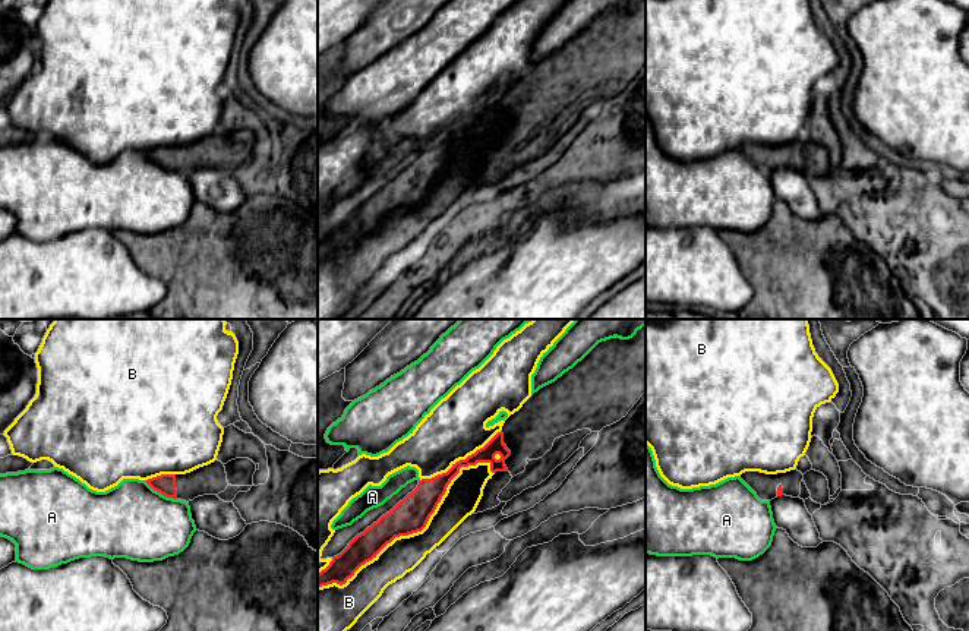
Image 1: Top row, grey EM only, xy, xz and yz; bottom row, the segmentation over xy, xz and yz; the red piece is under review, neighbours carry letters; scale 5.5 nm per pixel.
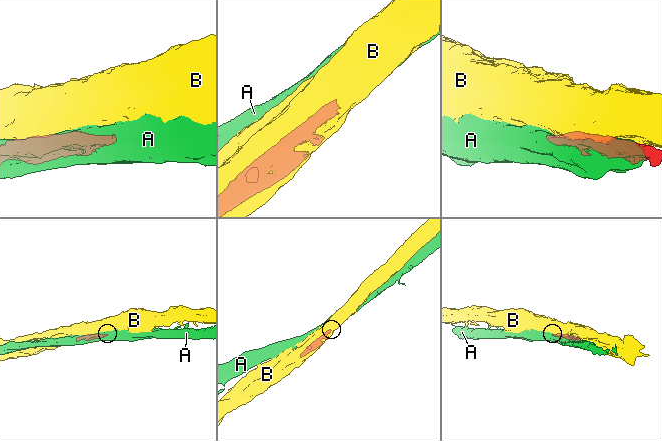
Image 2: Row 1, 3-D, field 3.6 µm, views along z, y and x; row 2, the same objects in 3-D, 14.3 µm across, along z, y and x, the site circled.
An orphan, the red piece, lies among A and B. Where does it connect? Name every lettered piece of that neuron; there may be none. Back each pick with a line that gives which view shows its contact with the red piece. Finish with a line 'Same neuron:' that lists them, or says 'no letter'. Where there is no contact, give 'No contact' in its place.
Same neuron: no letter

